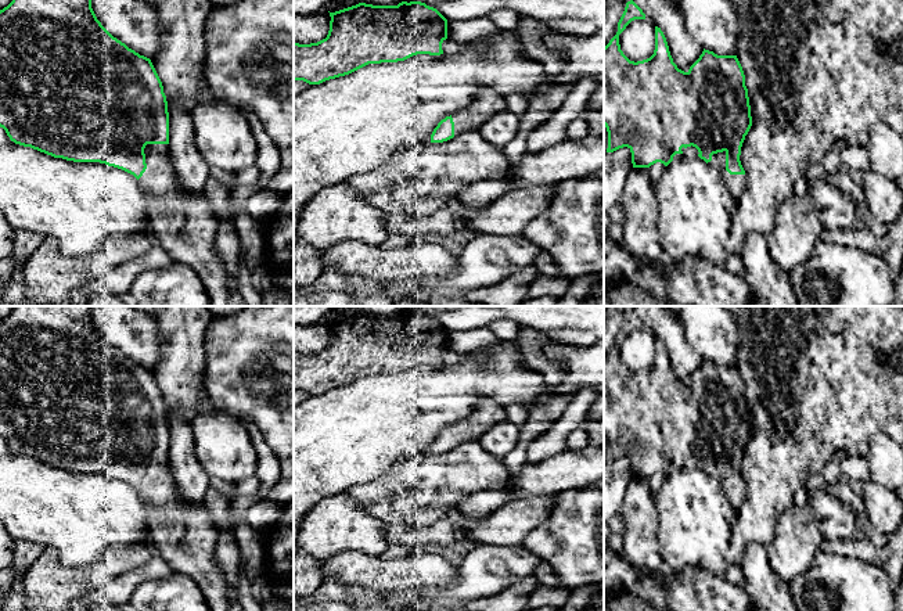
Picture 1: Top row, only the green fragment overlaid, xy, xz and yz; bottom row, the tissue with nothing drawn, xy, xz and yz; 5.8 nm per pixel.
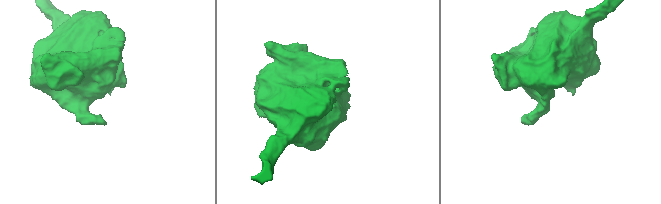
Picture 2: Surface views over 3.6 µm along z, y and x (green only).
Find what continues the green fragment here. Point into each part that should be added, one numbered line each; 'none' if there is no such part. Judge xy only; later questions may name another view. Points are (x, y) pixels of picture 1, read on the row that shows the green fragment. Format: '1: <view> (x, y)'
1: xy (184, 223)

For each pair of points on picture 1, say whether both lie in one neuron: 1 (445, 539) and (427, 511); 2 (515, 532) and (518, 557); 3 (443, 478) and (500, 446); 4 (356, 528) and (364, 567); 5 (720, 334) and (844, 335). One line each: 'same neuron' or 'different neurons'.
1: different neurons
2: different neurons
3: different neurons
4: different neurons
5: different neurons

